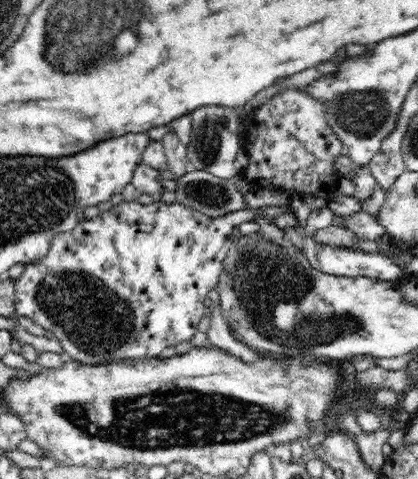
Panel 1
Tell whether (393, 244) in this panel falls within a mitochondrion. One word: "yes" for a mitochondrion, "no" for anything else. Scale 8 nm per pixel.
no

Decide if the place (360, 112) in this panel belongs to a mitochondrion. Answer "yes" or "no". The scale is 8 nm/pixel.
yes

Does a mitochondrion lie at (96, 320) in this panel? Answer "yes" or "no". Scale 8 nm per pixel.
yes

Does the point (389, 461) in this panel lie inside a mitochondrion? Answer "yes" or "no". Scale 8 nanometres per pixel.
no

